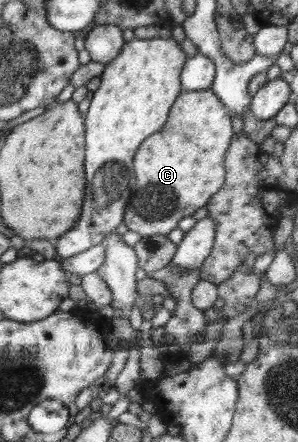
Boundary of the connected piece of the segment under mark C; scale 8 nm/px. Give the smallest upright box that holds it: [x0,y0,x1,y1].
[123,89,233,237]

